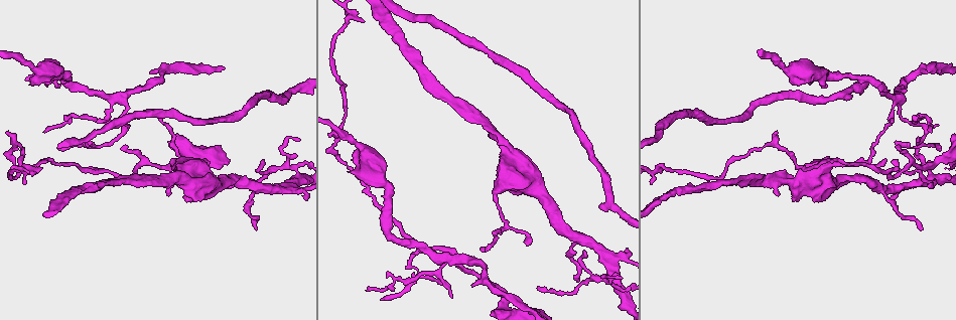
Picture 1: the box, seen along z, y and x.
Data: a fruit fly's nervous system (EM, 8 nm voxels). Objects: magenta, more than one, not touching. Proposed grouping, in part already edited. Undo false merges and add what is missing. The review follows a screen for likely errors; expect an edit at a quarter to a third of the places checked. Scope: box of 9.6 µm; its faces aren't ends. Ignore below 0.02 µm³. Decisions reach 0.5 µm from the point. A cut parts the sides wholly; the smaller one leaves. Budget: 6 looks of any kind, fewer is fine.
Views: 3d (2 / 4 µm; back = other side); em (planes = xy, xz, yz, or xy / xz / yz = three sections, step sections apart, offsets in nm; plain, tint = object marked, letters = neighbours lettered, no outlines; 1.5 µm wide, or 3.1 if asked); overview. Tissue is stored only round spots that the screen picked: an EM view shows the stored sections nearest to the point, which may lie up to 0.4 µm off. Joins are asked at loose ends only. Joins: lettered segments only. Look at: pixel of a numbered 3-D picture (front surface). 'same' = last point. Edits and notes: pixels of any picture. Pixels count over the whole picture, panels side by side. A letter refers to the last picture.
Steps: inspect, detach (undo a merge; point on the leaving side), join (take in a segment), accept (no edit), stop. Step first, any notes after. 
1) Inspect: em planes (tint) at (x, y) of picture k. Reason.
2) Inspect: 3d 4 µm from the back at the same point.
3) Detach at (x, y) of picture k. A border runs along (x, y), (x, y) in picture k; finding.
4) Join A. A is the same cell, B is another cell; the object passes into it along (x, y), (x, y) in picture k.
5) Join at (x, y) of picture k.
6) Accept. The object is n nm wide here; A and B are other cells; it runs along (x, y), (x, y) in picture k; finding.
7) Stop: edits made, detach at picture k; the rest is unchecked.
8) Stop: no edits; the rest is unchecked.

Inspect: 3d 4 µm at (656, 170) of picture 1. Abrupt turn.

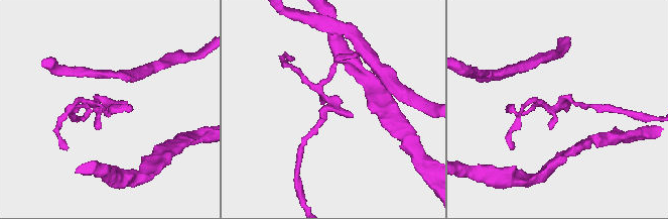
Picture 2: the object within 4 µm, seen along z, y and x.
Inspect: em planes (letters) at (105, 104) of picture 2. Need the tissue.

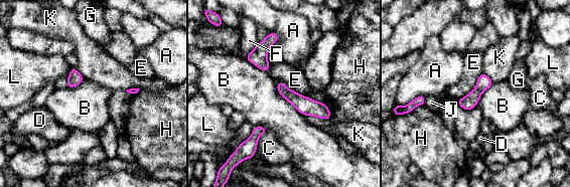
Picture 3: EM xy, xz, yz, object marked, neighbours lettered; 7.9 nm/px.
Accept. A, B, C, D, E, F, G, H, J, K and L are other cells; it runs along (279, 84), (298, 102), (327, 117) in picture 3; all the same neuron.

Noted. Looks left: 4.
Inspect: 3d 4 µm at (96, 122) of picture 1. Free end.

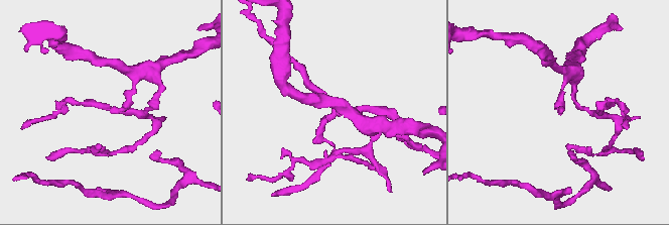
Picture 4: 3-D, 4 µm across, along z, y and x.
Inspect: em planes (tint) at (111, 112) of picture 4. Shape alone is not enough.

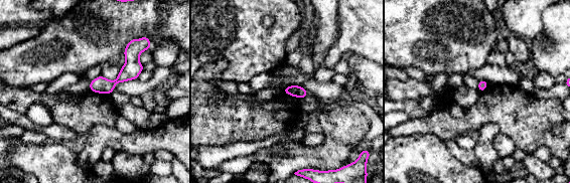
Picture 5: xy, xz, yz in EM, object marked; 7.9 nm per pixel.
Inspect: em planes (letters) at the same point. See the neighbours.

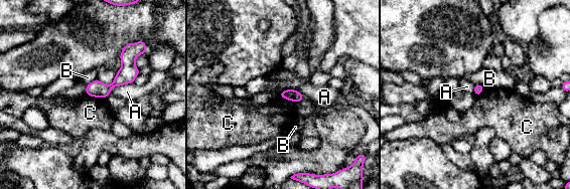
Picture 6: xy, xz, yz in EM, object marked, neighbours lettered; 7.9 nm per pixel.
Accept. A, B and C are other cells; no lettered segment goes on from it.

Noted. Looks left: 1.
Stop: no edits; the rest is unchecked.

